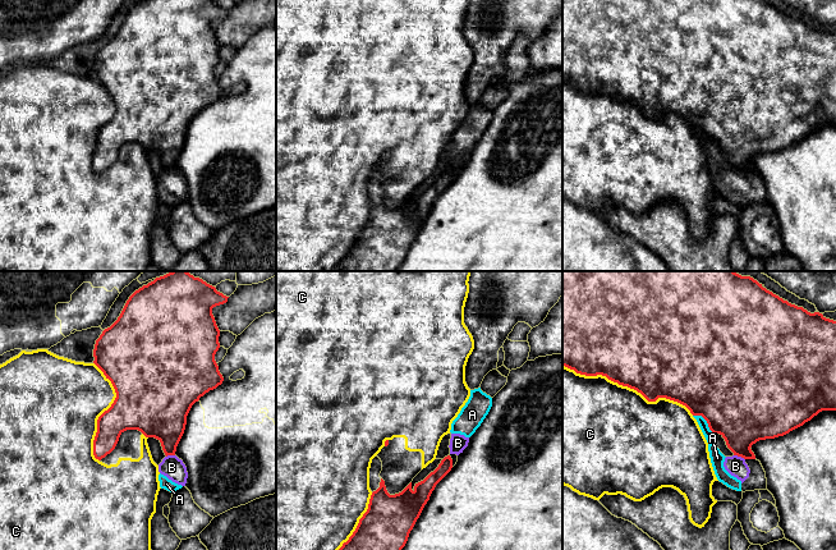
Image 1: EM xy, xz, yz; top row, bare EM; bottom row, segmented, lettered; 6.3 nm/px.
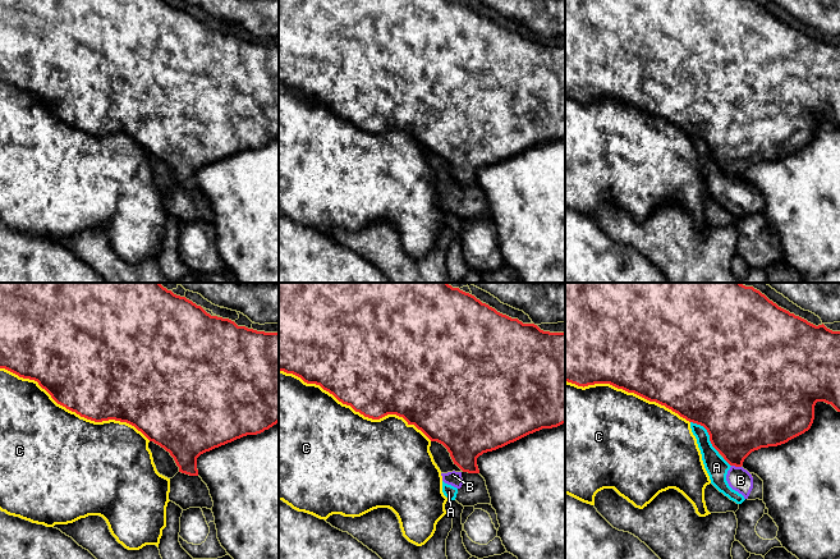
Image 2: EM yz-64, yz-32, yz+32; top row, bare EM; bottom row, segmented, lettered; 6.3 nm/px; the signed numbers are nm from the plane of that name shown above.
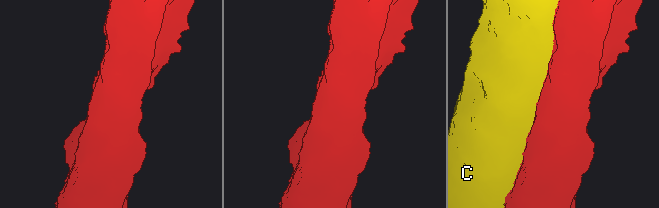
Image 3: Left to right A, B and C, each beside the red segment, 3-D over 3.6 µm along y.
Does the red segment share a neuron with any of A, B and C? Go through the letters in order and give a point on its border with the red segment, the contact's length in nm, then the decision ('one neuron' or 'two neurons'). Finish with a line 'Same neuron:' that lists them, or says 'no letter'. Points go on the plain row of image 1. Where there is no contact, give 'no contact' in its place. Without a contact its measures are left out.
A: yz (704, 132) | 170 nm | two neurons
B: yz (739, 169) | 80 nm | two neurons
C: yz (628, 100) | 900 nm | two neurons
Same neuron: no letter

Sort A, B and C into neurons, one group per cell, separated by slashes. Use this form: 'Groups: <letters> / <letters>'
Groups: A B / C

